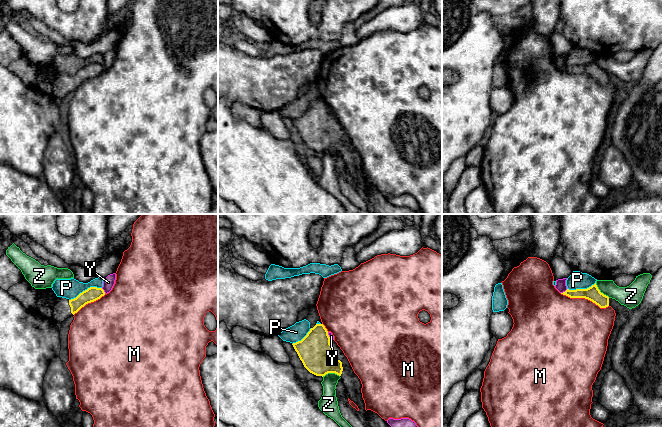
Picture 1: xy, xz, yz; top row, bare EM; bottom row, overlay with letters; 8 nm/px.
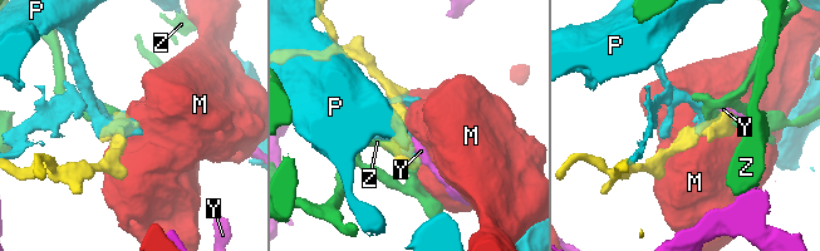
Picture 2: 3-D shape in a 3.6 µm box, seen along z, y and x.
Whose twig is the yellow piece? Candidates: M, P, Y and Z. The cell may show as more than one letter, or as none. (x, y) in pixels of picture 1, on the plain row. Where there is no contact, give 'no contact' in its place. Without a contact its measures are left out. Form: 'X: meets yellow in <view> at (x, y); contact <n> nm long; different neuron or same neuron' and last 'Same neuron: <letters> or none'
M: meets yellow in yz at (584, 73); contact 400 nm long; different neuron
P: meets yellow in xy at (85, 66); contact 280 nm long; different neuron
Y: meets yellow in yz at (565, 67); contact 70 nm long; different neuron
Z: meets yellow in yz at (600, 68); contact 170 nm long; different neuron
Same neuron: none

